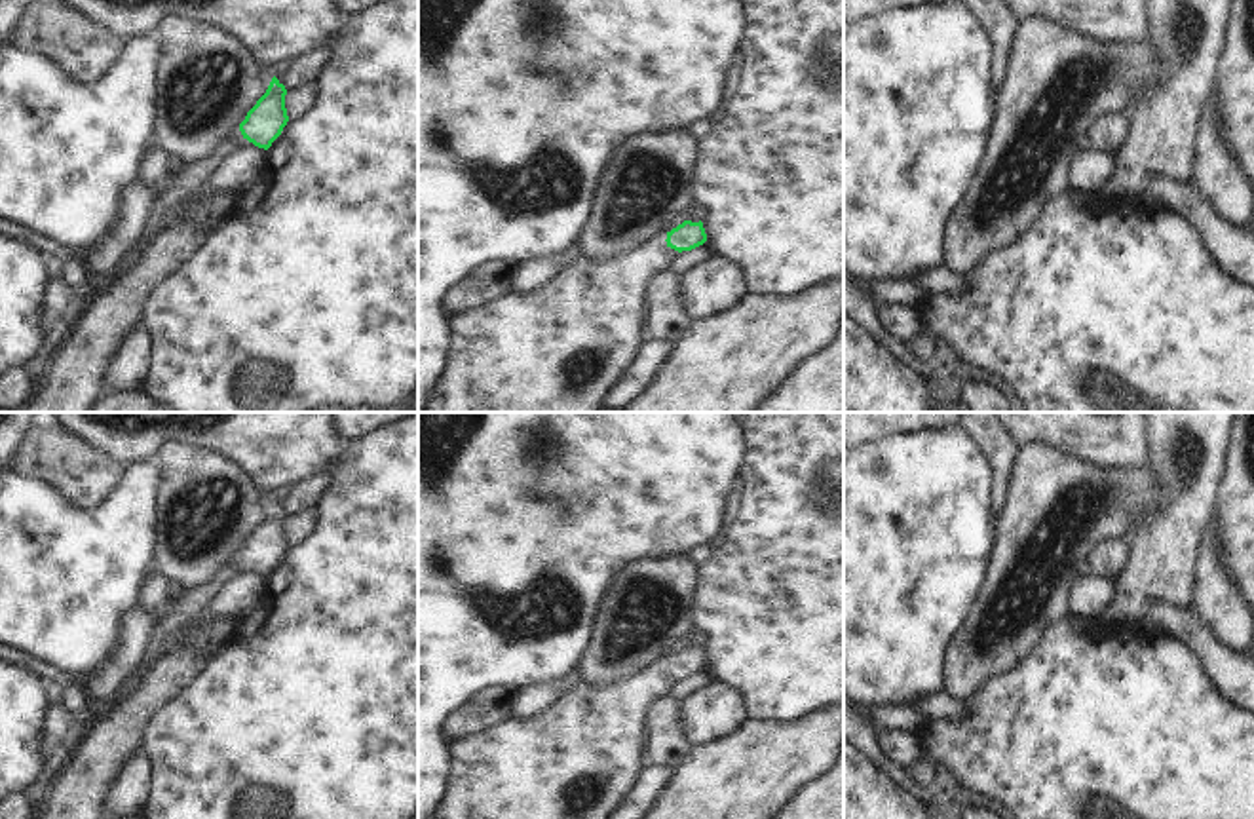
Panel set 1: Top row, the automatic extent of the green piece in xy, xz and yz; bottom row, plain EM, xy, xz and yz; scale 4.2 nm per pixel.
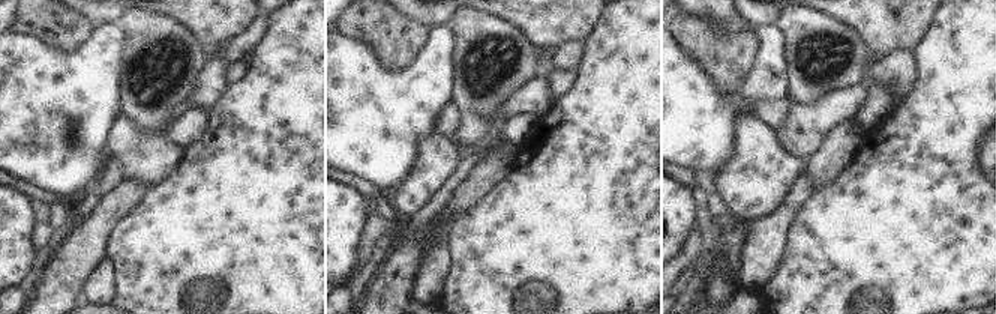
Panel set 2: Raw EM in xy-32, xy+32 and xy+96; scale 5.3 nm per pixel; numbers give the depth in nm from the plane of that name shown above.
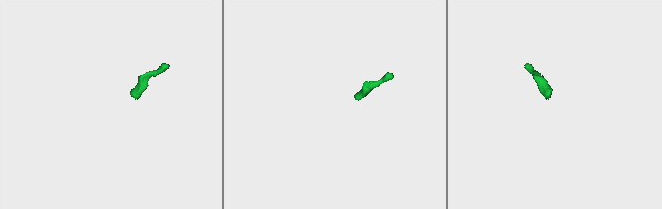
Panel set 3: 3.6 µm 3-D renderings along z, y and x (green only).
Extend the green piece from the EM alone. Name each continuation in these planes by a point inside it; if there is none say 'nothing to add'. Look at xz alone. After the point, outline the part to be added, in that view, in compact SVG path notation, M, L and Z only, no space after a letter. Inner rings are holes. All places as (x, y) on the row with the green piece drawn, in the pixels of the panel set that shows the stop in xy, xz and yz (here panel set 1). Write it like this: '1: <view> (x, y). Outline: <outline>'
1: xz (561, 346). Outline: M661 232L642 247L606 260L580 257L528 293L507 293L483 308L450 315L450 357L426 401L426 412L598 412L604 409L604 397L646 342L646 287L657 272L669 270L678 255L665 239L667 232Z

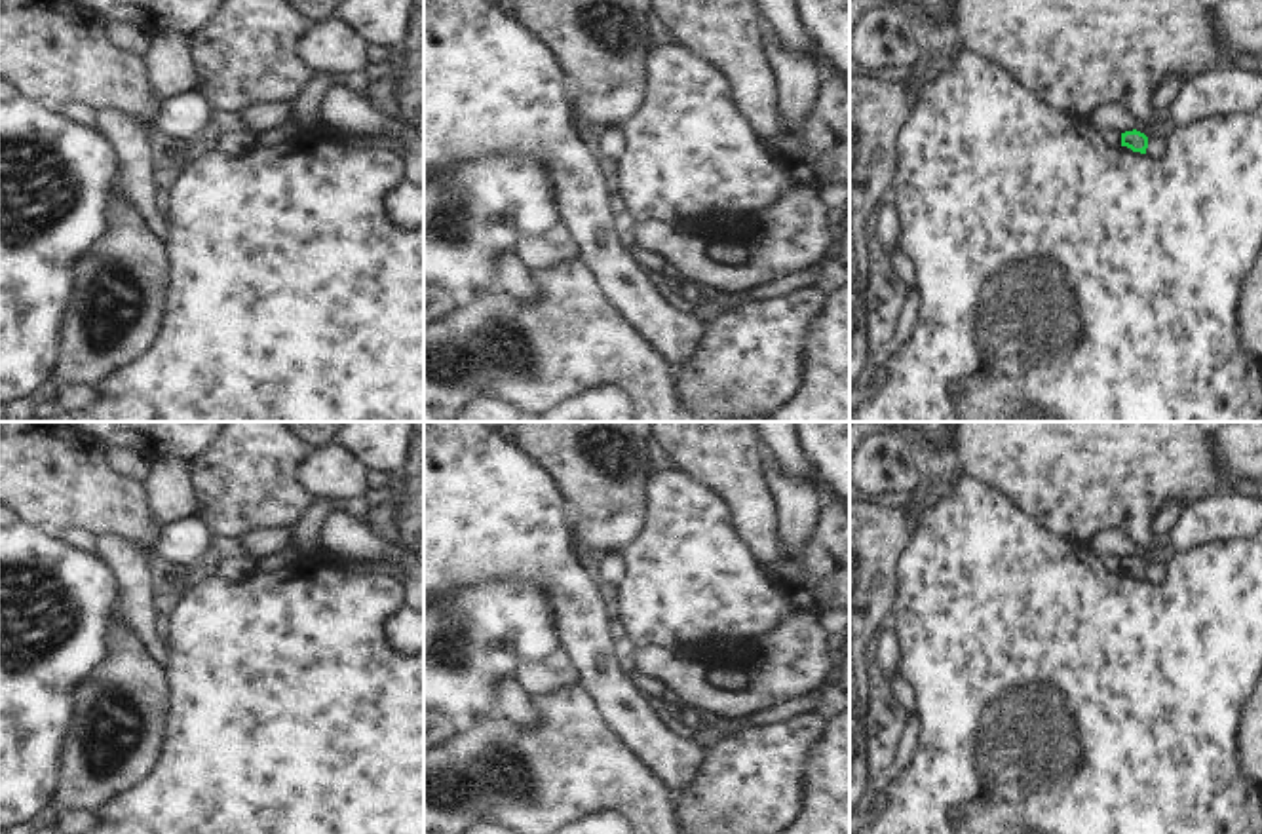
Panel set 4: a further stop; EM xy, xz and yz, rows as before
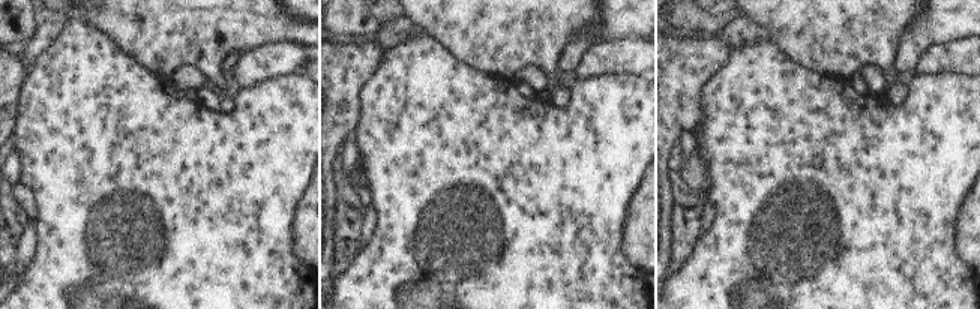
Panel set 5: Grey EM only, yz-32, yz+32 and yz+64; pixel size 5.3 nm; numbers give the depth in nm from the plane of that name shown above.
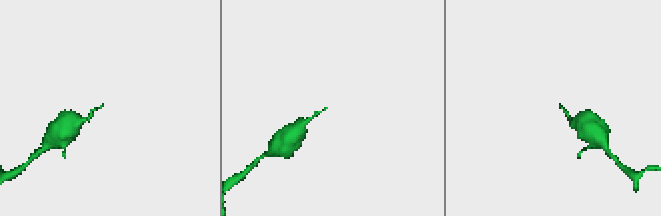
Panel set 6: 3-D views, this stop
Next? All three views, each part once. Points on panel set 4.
nothing to add.

